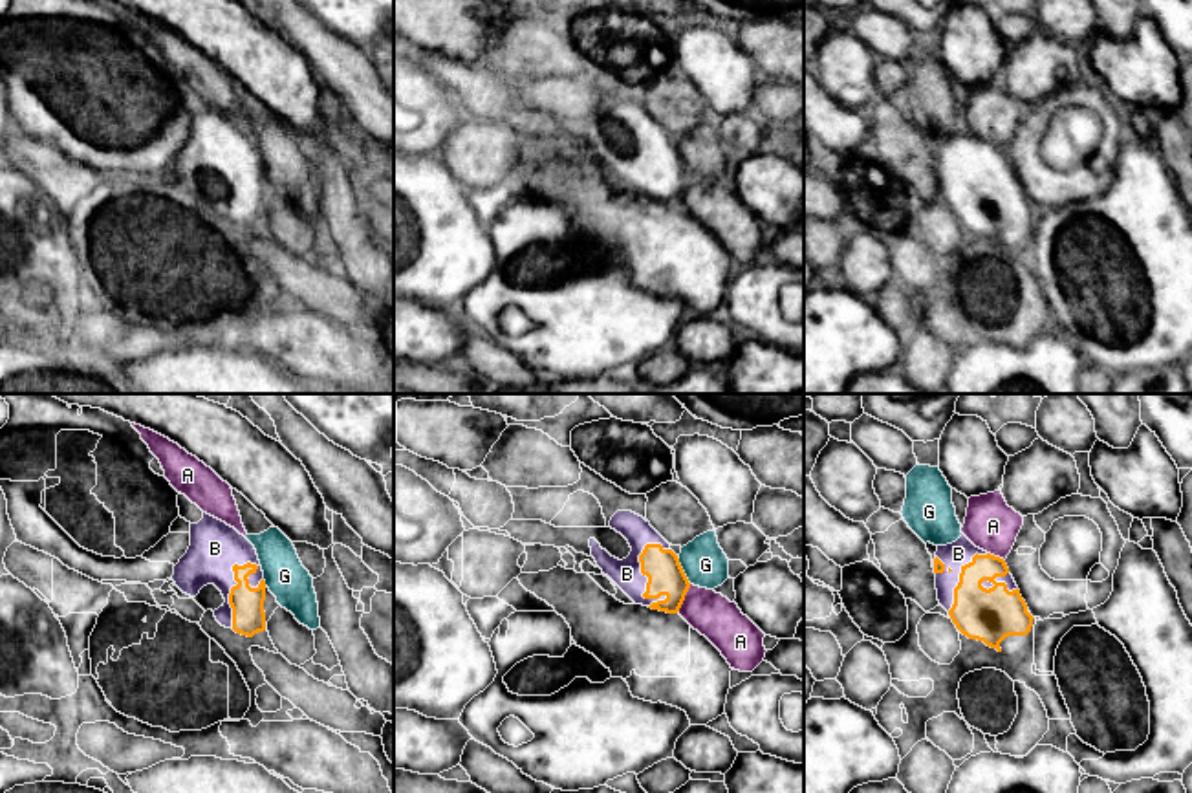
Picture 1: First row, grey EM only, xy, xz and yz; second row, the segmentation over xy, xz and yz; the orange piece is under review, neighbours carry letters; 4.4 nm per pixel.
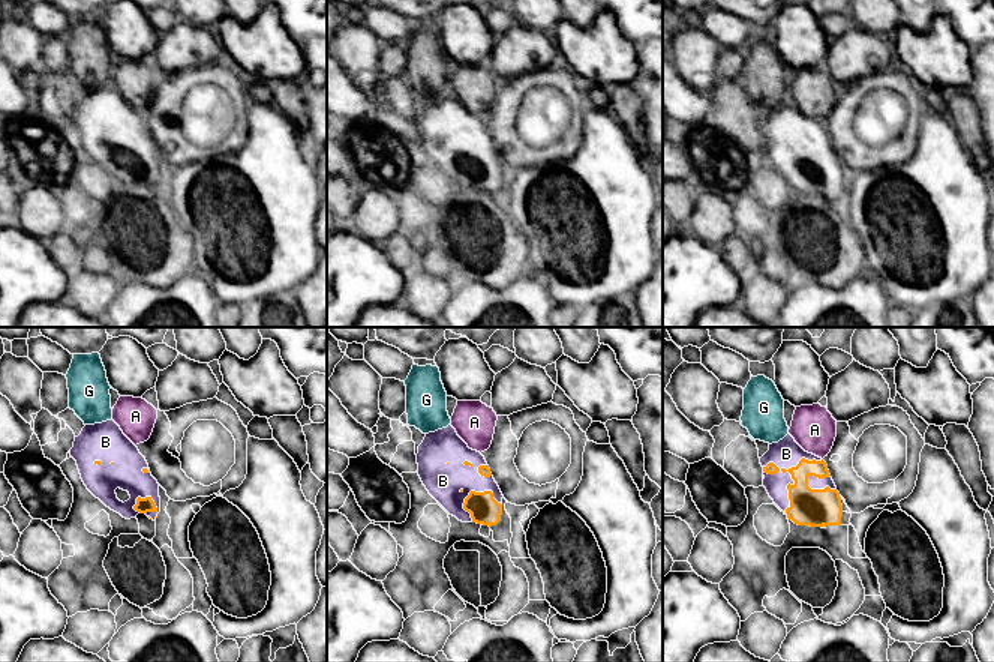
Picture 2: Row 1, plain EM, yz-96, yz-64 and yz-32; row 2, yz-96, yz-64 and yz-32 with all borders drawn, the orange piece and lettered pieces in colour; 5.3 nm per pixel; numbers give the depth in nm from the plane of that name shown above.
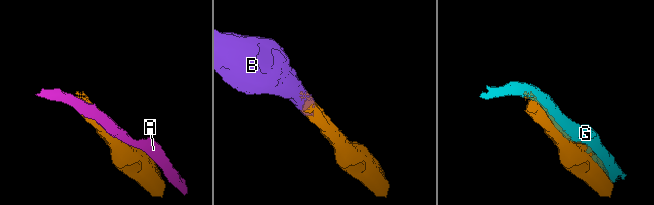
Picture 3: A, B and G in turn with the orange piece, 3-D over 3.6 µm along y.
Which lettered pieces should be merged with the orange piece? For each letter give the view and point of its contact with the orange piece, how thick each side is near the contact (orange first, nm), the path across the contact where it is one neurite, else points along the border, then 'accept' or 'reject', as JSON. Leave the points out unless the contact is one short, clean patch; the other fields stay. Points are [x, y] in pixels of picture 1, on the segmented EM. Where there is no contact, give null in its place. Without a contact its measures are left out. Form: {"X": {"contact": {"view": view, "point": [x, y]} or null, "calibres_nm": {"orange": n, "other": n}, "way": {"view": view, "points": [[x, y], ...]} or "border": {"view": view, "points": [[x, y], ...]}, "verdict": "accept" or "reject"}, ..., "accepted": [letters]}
{"A": {"contact": {"view": "xz", "point": [683, 599]}, "calibres_nm": {"orange": 160, "other": 190}, "verdict": "reject"}, "B": {"contact": {"view": "xy", "point": [231, 588]}, "calibres_nm": {"orange": 140, "other": 220}, "verdict": "accept"}, "G": {"contact": {"view": "xz", "point": [682, 570]}, "calibres_nm": {"orange": 160, "other": 200}, "verdict": "reject"}, "accepted": ["B"]}

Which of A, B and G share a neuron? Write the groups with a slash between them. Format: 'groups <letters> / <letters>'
groups A / B / G

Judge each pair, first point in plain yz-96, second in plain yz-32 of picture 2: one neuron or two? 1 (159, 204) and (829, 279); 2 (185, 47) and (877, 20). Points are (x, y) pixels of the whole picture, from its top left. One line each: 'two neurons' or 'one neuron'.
1: one neuron
2: two neurons

